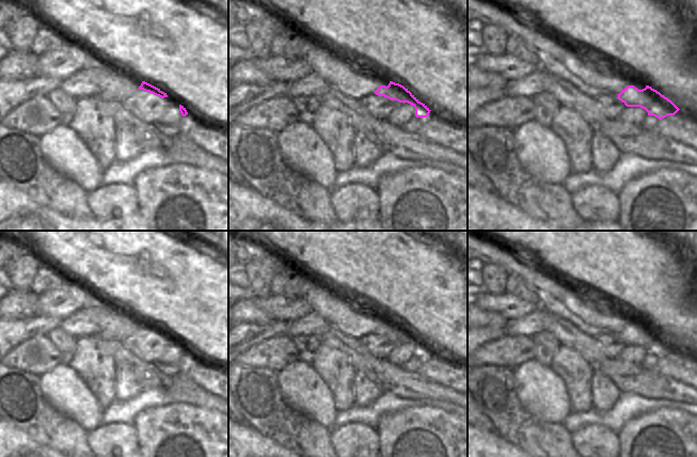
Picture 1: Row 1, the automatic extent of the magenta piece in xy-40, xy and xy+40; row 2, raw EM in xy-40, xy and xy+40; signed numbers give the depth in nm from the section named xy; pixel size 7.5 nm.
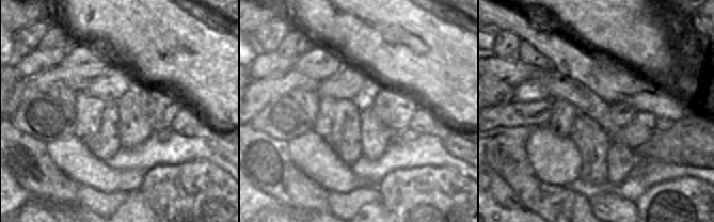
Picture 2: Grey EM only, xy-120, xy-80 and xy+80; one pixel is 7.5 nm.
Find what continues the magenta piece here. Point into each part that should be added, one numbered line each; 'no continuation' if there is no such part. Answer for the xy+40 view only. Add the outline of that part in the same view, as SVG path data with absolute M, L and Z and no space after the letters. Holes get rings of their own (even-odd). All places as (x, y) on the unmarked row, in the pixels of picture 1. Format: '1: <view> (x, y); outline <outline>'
1: xy+40 (593, 315); outline M468 231L468 261L497 265L508 273L519 275L526 287L541 300L541 310L572 322L591 336L616 335L628 325L638 329L646 322L621 306L589 293L574 297L572 285L549 269L523 261L504 243Z

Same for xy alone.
1: xy (349, 318); outline M228 231L228 251L242 265L270 255L274 264L274 273L286 273L298 278L302 283L300 297L308 302L312 311L350 337L361 340L365 335L375 333L380 325L387 326L391 320L380 314L363 310L318 279L297 266L286 263L263 245L239 237L232 231Z

